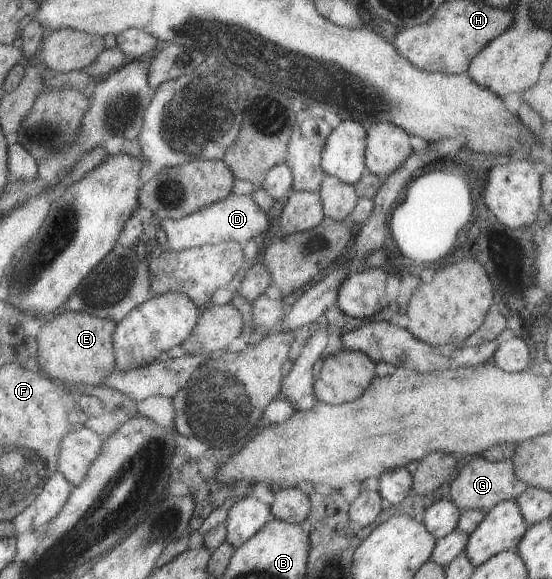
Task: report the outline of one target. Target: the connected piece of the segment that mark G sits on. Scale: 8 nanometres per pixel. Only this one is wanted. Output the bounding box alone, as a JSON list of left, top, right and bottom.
[449,455,528,511]

